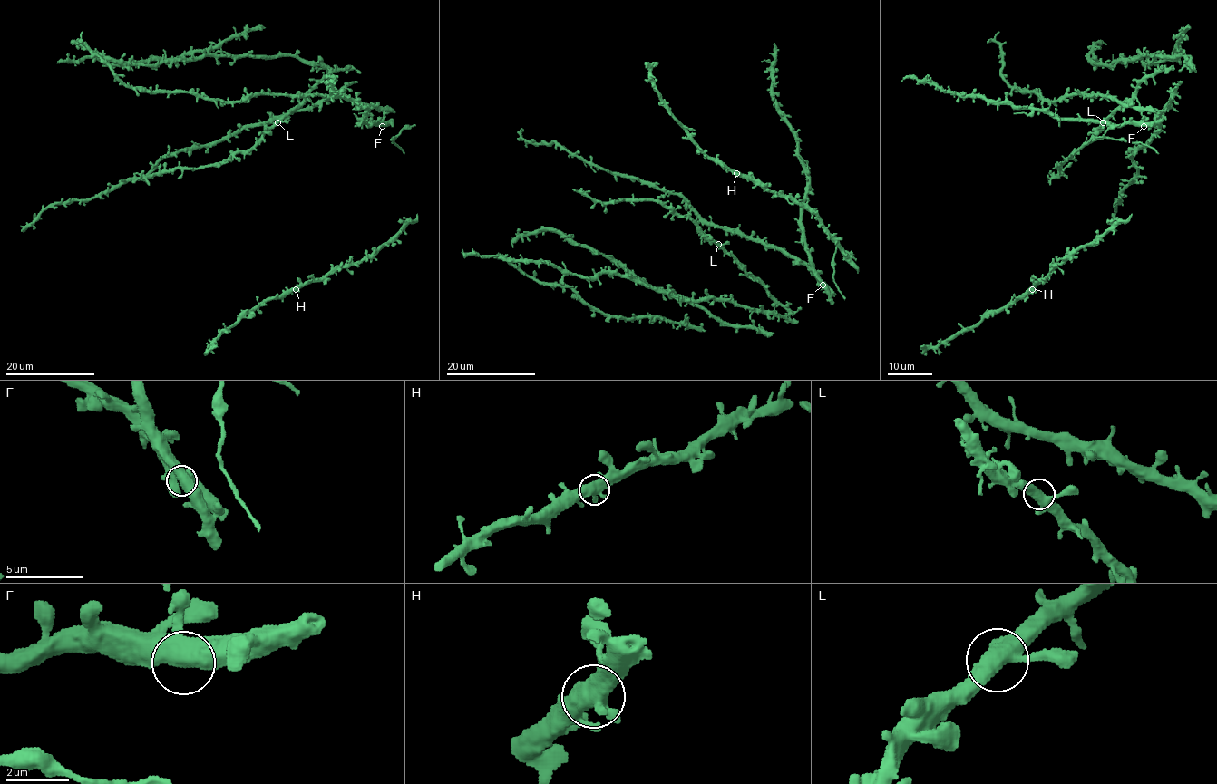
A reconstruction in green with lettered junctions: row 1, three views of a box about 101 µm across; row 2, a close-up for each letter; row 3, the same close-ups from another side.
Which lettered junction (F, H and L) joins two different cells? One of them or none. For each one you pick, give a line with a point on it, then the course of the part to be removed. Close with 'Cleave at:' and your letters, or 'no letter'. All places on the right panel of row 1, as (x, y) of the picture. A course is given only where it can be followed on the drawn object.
Cleave at: no letter

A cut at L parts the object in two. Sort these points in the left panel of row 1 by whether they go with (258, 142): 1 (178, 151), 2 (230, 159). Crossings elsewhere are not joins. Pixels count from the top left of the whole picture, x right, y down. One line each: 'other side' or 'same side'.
1: other side
2: same side

